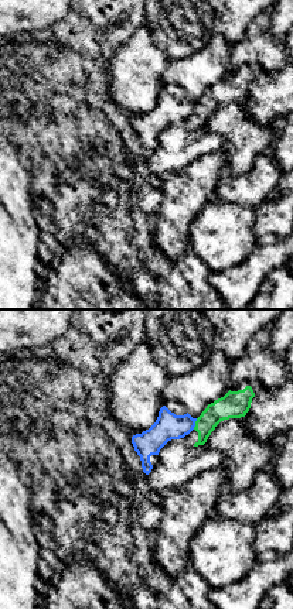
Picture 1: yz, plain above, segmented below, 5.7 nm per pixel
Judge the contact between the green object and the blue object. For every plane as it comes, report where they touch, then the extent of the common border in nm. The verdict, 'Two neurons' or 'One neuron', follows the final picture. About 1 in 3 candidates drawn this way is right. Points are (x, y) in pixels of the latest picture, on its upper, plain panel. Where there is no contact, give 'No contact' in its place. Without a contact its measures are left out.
Touches green at (196, 108). Shared border 70 nm

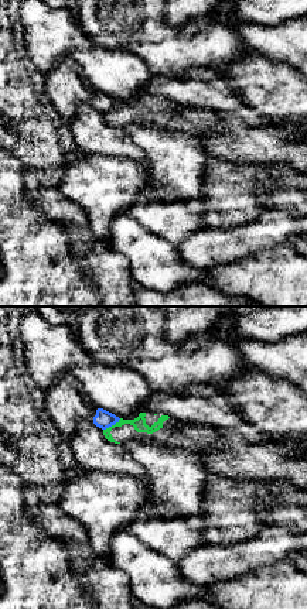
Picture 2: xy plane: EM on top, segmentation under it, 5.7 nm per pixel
Touches green at (112, 109). Shared border 120 nm

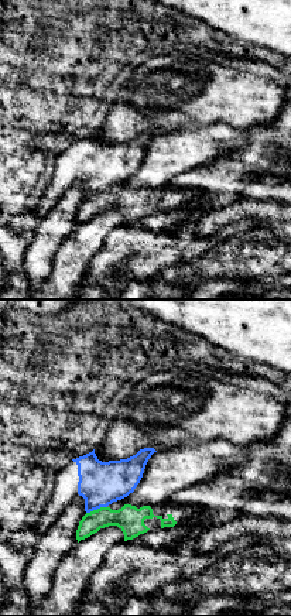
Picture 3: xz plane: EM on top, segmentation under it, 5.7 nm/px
Touches green at (98, 192). Shared border 130 nm

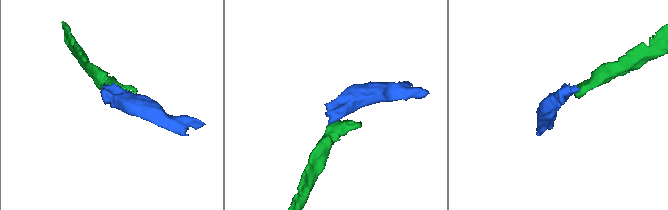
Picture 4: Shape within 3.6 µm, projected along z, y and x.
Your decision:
Two neurons

